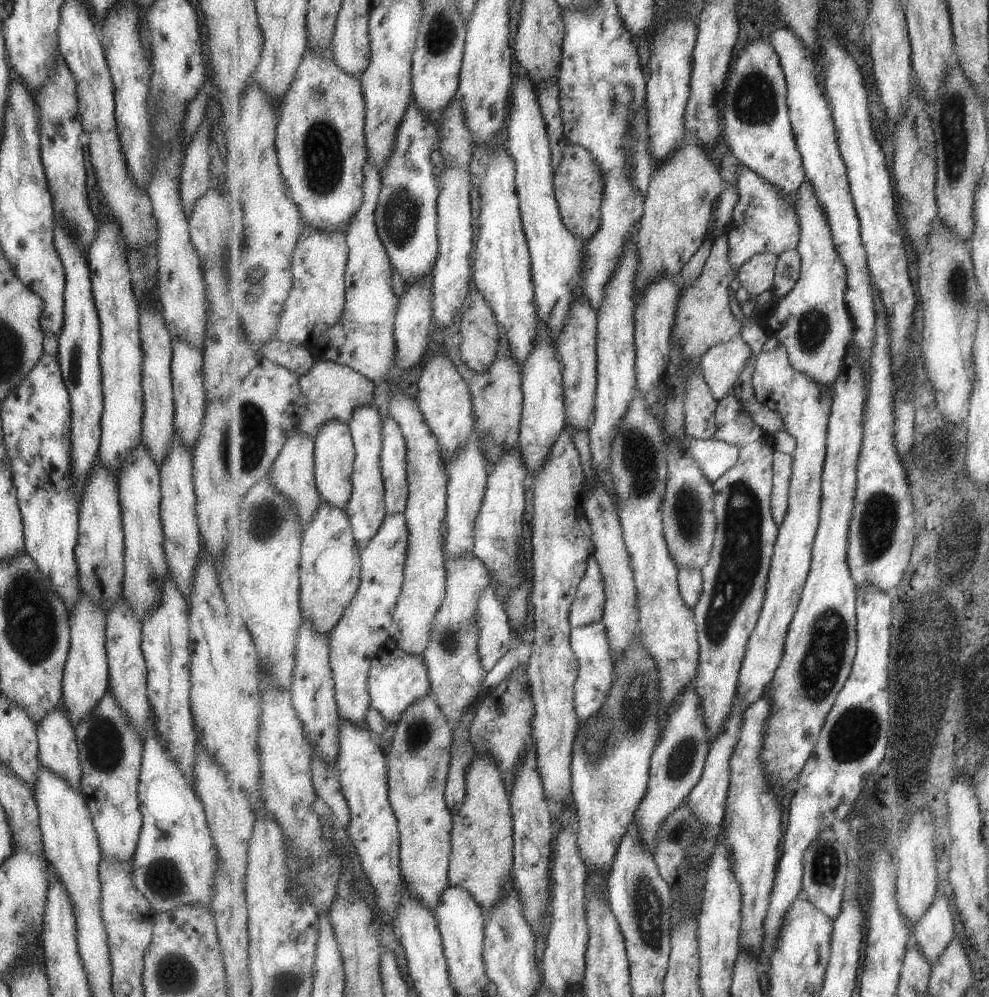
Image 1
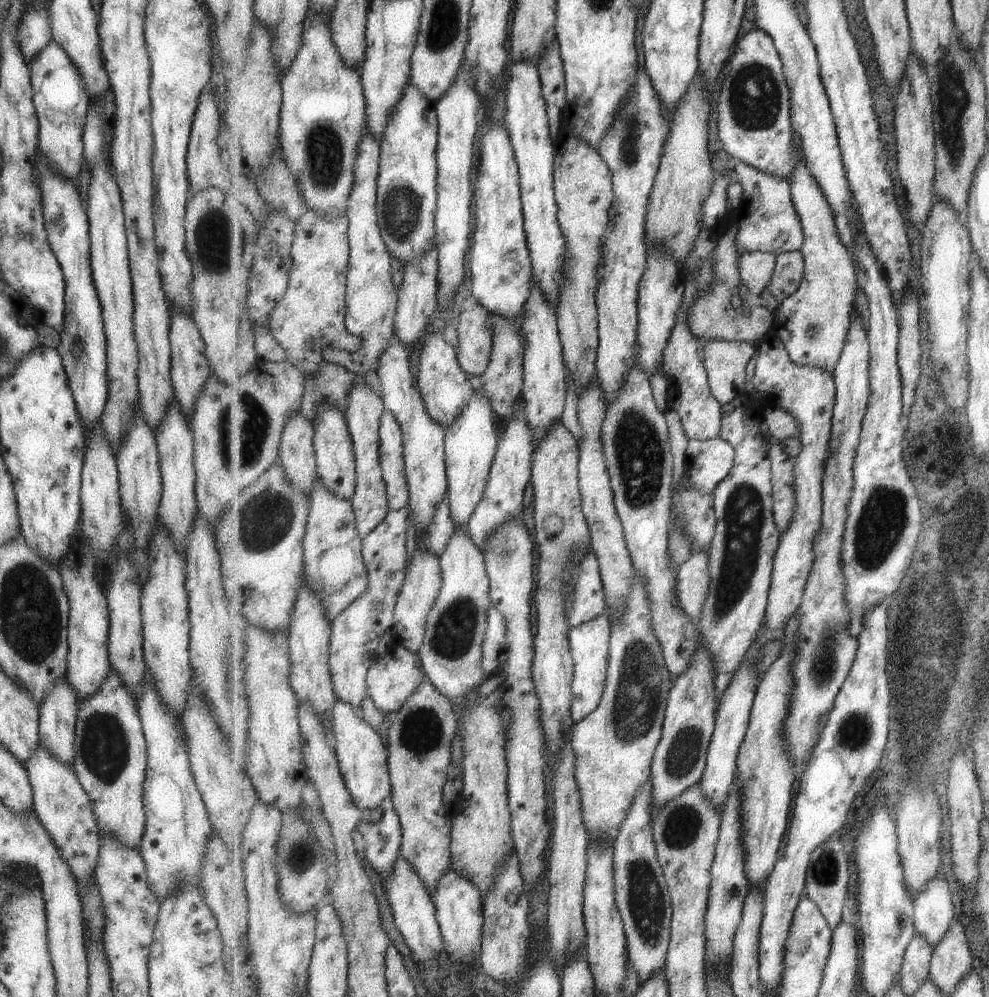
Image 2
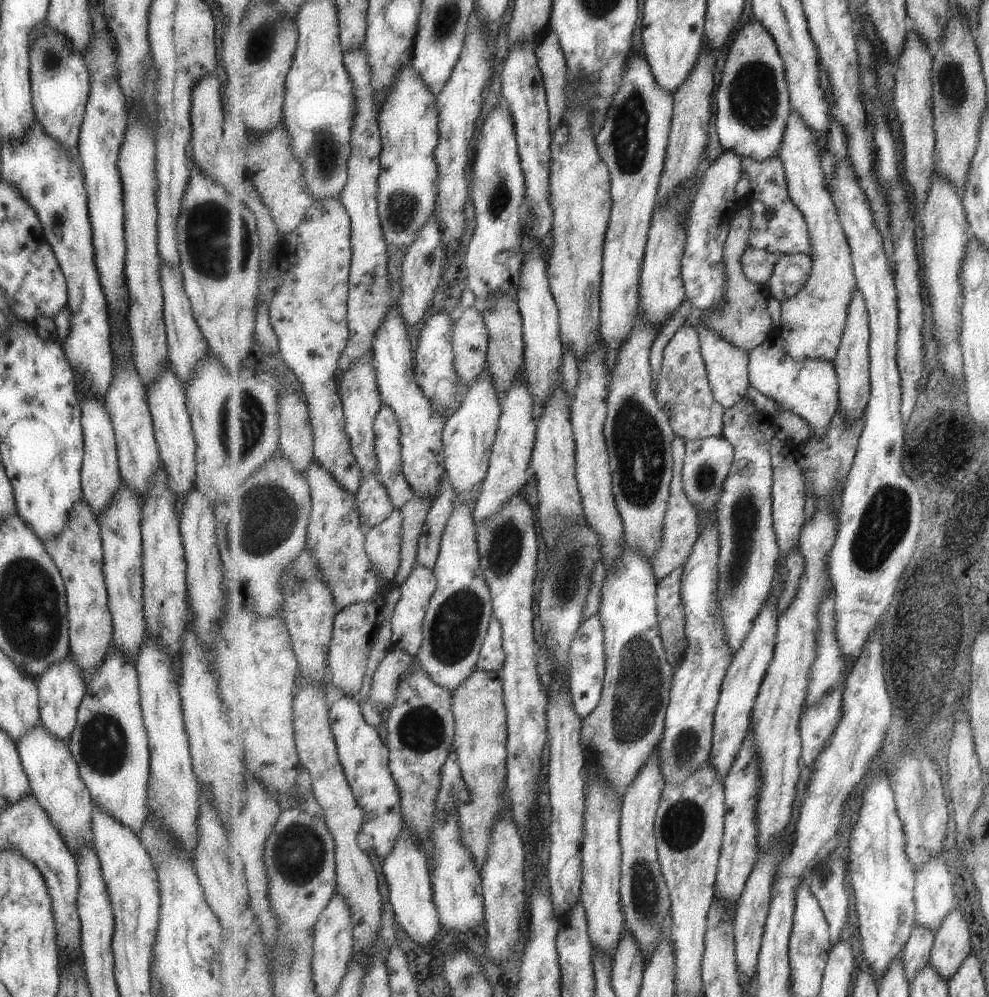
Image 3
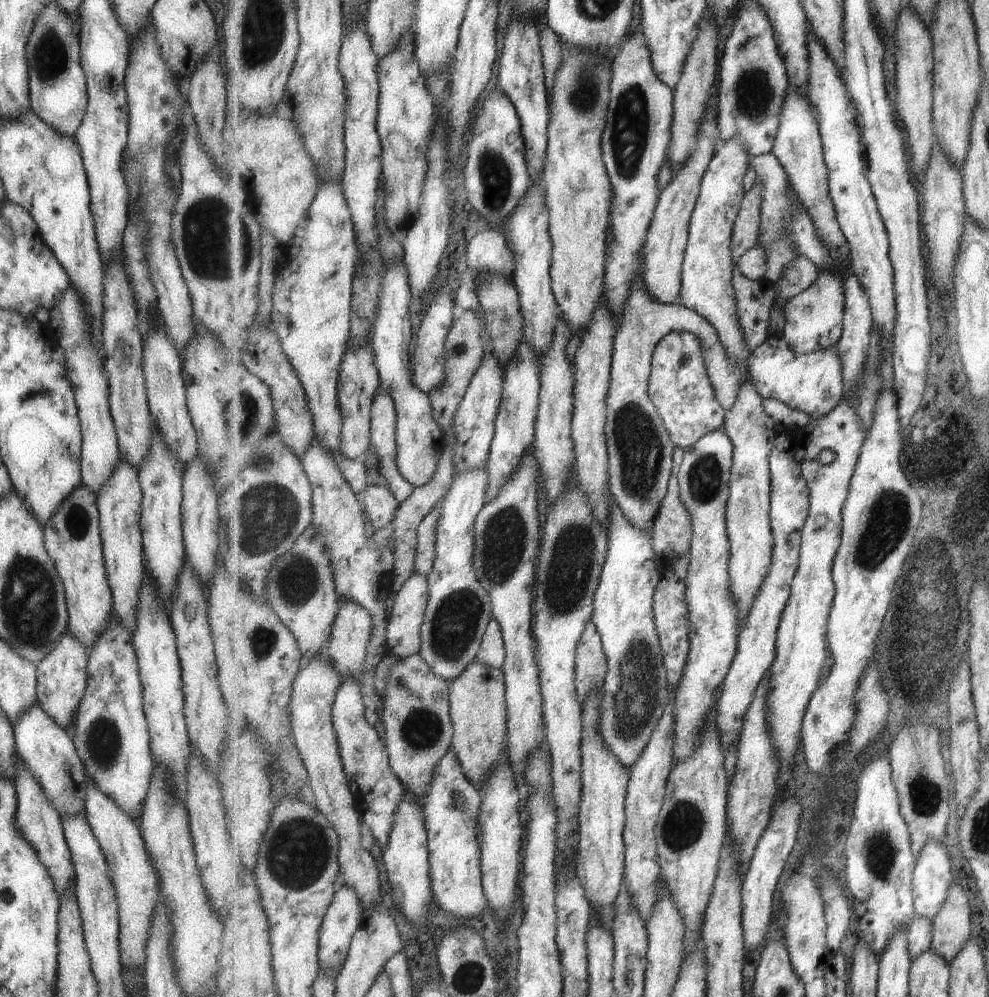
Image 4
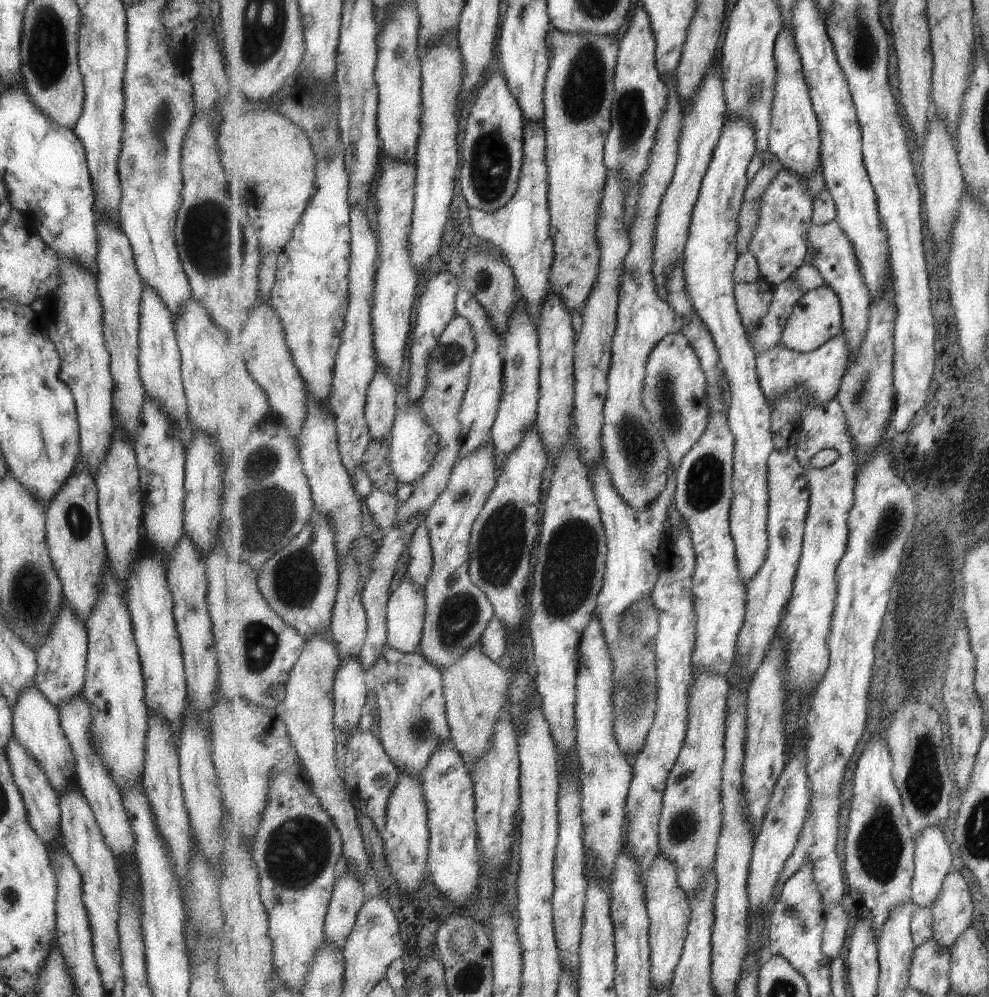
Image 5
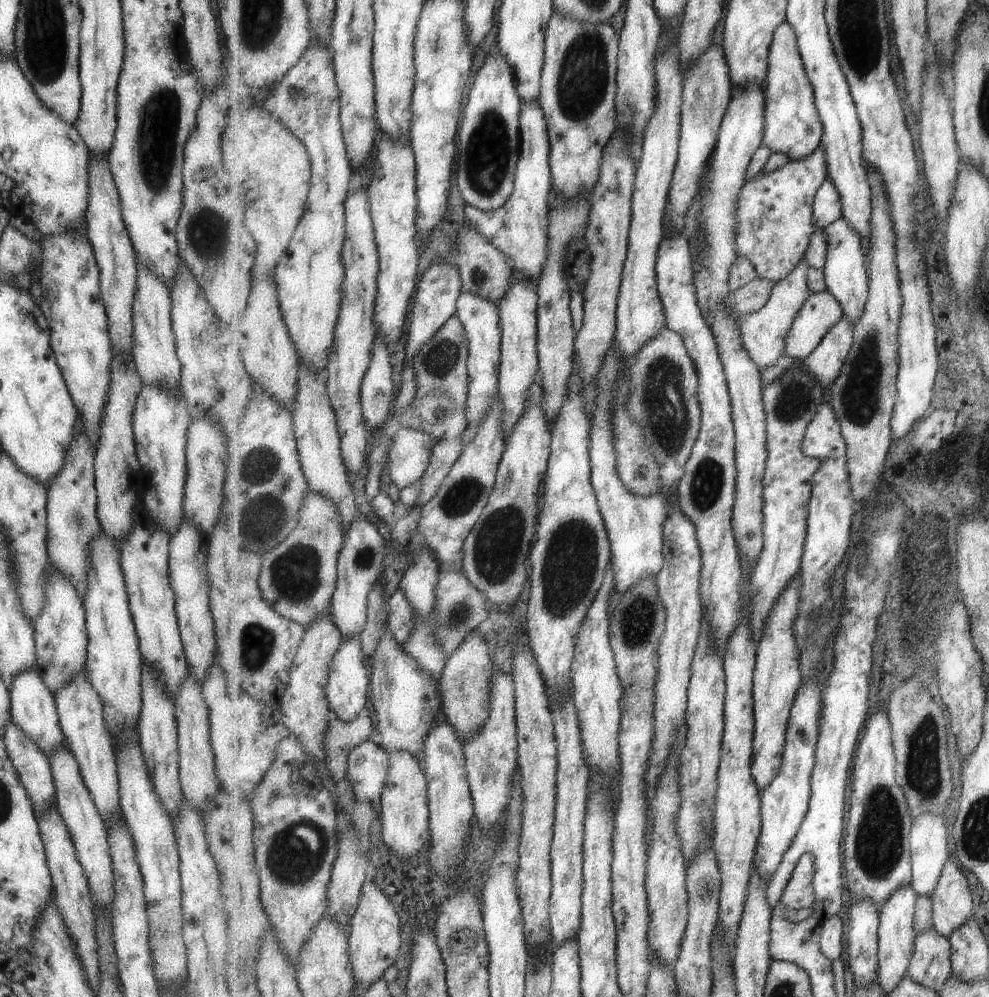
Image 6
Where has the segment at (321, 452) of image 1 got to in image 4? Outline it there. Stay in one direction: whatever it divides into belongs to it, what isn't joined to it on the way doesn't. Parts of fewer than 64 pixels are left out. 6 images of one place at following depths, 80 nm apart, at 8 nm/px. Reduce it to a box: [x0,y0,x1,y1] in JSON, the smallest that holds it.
[272,177,369,495]

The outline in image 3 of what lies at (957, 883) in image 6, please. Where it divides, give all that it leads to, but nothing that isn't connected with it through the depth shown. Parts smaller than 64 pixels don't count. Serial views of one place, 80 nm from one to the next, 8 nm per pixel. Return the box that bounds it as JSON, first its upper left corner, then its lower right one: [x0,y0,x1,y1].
[930,909,972,981]

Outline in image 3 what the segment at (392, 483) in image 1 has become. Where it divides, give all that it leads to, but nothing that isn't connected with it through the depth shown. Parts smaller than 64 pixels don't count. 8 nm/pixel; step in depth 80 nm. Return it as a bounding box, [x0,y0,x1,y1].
[376,404,415,509]

